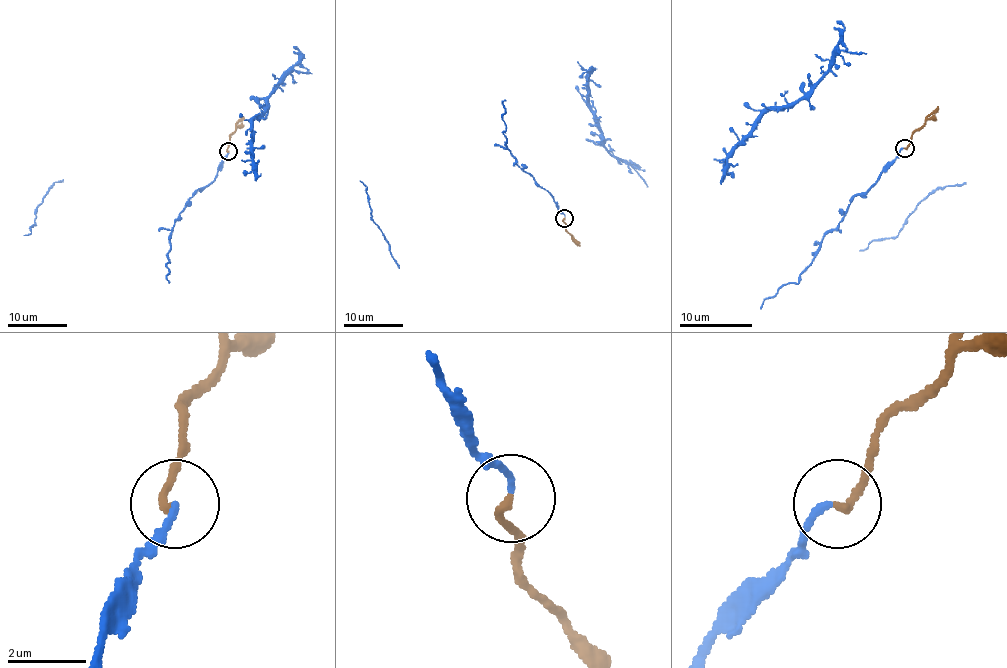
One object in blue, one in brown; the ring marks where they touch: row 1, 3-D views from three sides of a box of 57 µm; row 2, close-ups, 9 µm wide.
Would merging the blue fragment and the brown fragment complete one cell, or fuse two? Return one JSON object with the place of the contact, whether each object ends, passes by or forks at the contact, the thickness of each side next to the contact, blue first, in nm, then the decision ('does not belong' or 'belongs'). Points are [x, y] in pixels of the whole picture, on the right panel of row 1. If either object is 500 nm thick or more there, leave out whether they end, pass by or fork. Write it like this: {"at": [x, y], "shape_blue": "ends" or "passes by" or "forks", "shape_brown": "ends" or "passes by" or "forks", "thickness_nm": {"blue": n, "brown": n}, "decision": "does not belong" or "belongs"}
{"at": [904, 148], "shape_blue": "ends", "shape_brown": "ends", "thickness_nm": {"blue": 160, "brown": 200}, "decision": "belongs"}

